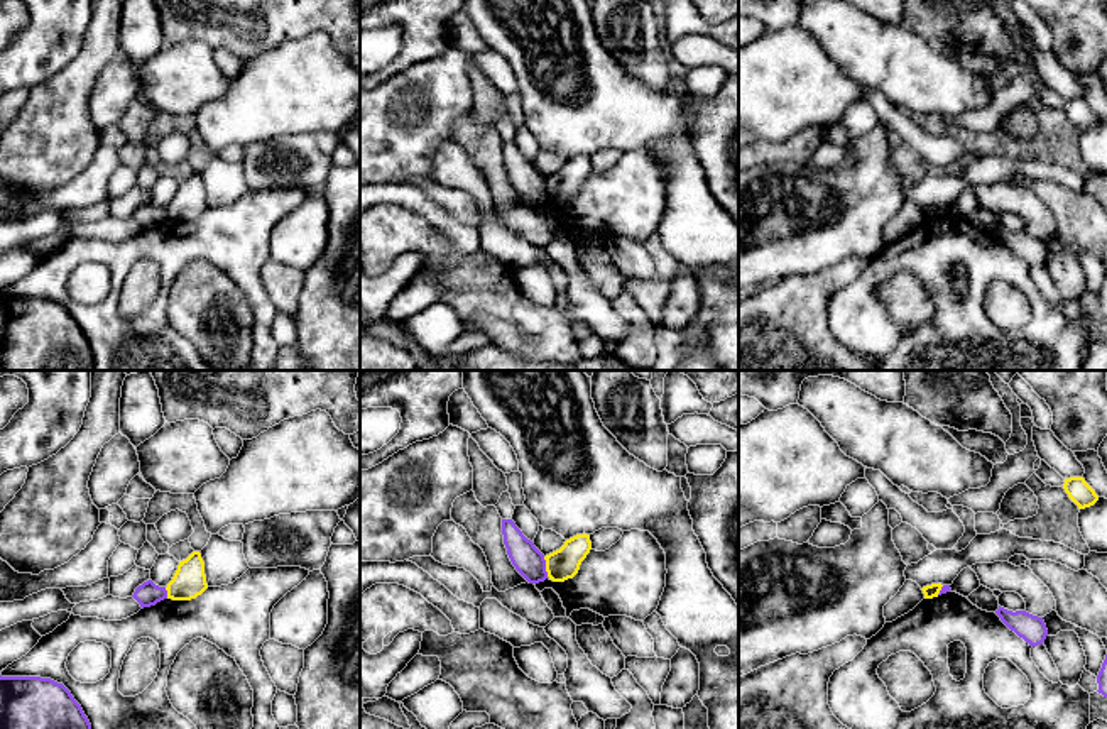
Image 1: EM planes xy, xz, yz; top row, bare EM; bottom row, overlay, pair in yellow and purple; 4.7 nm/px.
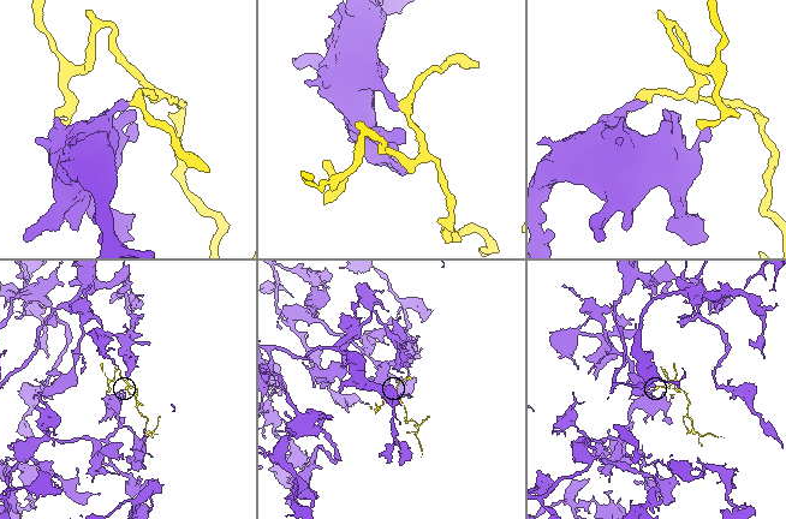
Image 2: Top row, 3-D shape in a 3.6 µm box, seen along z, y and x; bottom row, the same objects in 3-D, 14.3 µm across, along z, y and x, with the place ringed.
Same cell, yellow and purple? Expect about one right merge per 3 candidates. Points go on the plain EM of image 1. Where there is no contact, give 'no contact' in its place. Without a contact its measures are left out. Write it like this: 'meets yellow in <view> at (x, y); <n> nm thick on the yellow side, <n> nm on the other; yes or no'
meets yellow in xz at (546, 188); 150 nm thick on the yellow side, 150 nm on the other; no

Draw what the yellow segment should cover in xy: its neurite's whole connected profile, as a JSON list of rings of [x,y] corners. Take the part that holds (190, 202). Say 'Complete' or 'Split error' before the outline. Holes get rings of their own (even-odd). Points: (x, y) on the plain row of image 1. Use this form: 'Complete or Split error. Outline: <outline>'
Complete. Outline: [[[193,173],[186,181],[179,183],[172,201],[167,205],[167,220],[191,222],[208,210],[204,196],[204,183],[199,173]]]

